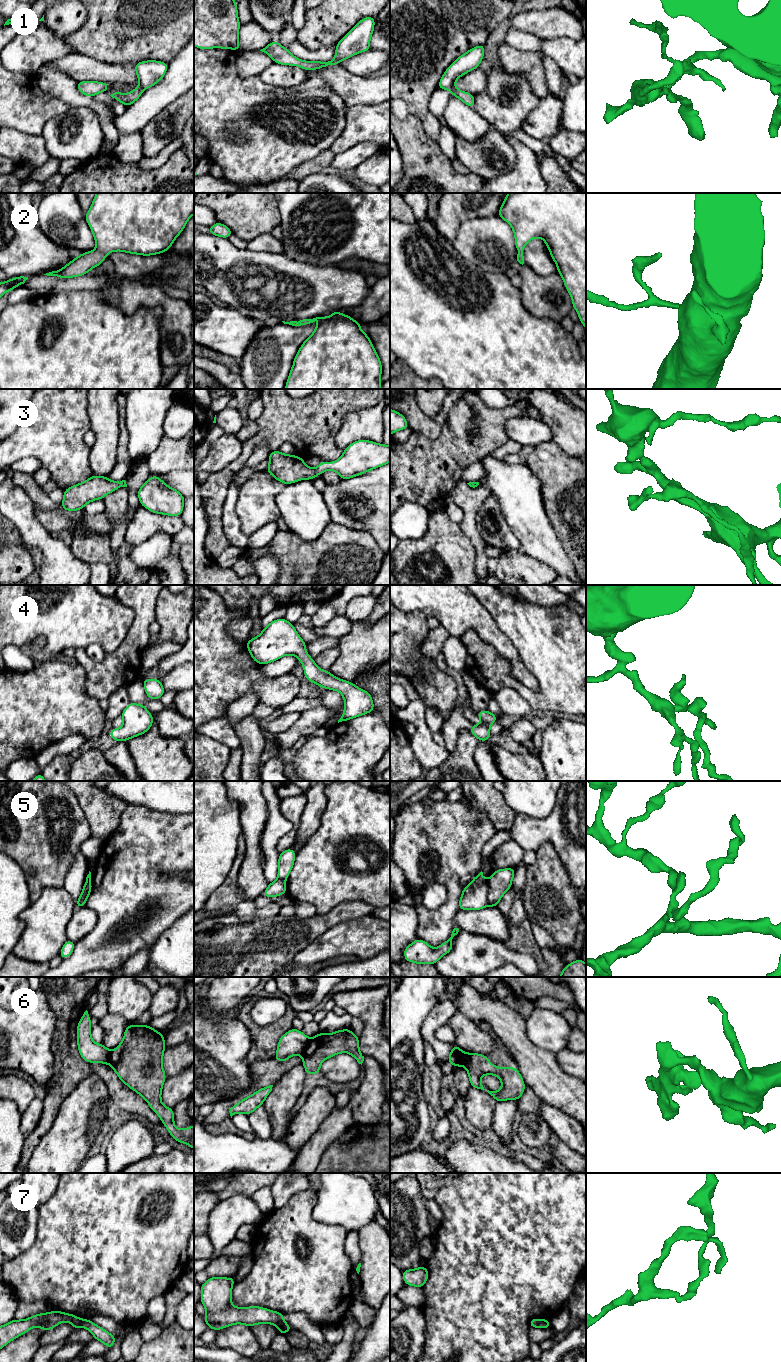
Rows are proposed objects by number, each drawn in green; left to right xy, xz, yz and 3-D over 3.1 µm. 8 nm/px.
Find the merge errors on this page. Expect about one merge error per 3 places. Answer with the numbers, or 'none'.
1, 5, 6, 7

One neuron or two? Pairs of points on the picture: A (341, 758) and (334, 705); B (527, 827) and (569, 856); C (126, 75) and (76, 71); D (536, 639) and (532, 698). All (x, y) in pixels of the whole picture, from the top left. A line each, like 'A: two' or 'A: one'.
A: two
B: one
C: one
D: one

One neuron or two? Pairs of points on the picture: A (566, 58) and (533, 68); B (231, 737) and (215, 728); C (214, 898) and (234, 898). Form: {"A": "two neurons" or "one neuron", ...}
{"A": "two neurons", "B": "one neuron", "C": "one neuron"}

